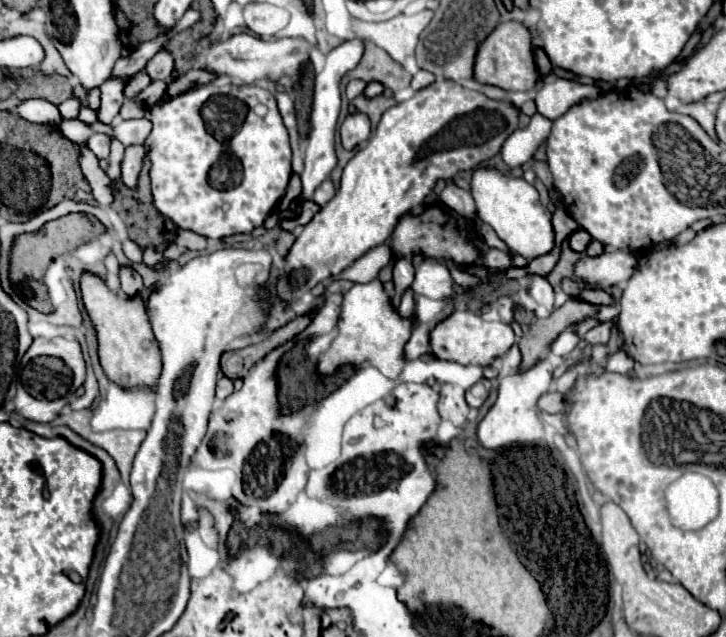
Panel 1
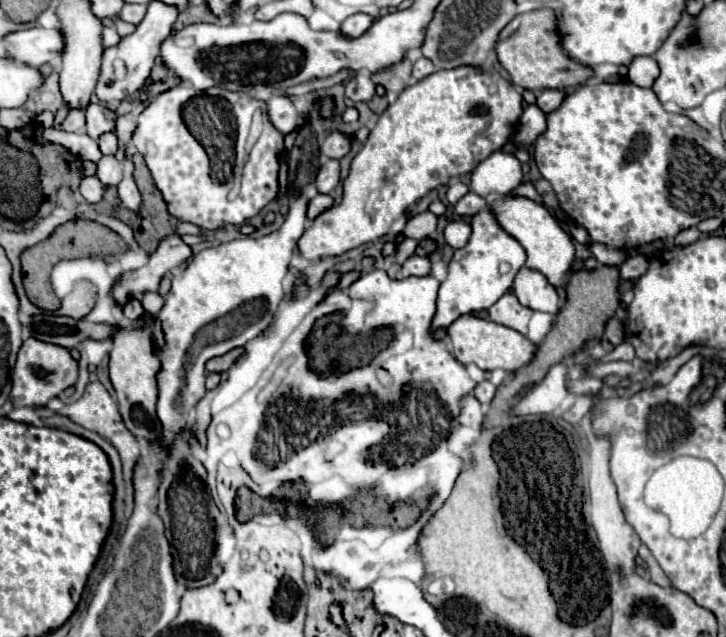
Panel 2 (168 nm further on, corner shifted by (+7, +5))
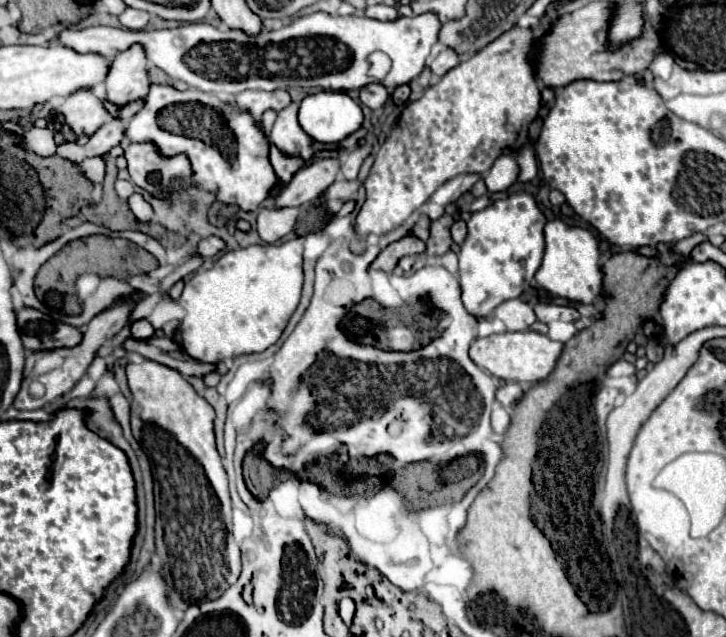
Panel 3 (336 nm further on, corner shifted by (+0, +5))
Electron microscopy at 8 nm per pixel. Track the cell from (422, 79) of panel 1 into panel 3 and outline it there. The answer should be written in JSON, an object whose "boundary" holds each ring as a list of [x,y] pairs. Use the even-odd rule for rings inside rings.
{"boundary":[[[443,49],[443,51],[439,51],[439,53],[431,59],[429,67],[431,67],[431,73],[433,73],[433,75],[441,77],[441,75],[445,75],[451,67],[455,67],[457,63],[459,63],[457,53],[453,53],[453,49]]]}

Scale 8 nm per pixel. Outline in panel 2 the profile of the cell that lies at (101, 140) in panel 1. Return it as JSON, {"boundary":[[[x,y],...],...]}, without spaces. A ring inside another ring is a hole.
{"boundary":[[[104,133],[100,137],[100,149],[104,155],[110,155],[110,153],[116,153],[118,151],[118,137],[114,133]],[[112,145],[112,147],[110,147]],[[112,149],[112,151],[110,151]]]}

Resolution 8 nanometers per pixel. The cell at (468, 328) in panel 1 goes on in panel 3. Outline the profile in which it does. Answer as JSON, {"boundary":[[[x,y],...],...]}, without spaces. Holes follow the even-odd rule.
{"boundary":[[[505,331],[505,333],[495,333],[483,339],[475,339],[469,349],[469,357],[473,359],[475,365],[487,369],[499,379],[505,381],[525,381],[525,383],[535,383],[545,379],[559,357],[563,349],[563,343],[551,341],[547,335],[535,333],[535,331]]]}

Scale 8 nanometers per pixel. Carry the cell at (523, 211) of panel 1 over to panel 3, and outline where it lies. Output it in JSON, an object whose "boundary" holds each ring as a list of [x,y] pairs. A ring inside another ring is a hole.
{"boundary":[[[553,219],[545,223],[543,235],[545,235],[545,253],[543,263],[535,273],[535,281],[555,297],[565,297],[581,303],[599,303],[603,299],[601,297],[603,273],[599,269],[601,253],[591,231],[583,227],[571,227],[559,219]]]}

